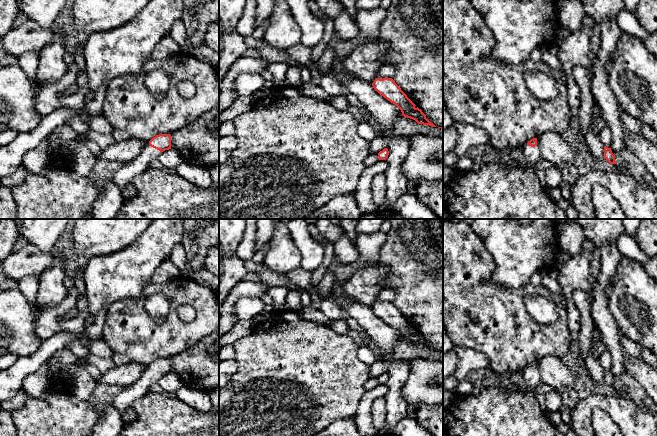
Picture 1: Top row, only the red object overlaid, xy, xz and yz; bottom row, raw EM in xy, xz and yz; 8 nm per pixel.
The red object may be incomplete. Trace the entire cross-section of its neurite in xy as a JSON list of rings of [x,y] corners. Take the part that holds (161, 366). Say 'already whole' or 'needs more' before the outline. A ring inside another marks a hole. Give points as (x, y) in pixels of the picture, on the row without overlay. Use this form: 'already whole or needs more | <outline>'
needs more | [[[159,358],[148,365],[142,372],[139,380],[123,390],[113,399],[115,408],[122,414],[133,403],[150,392],[150,388],[161,376],[171,373],[171,359]]]

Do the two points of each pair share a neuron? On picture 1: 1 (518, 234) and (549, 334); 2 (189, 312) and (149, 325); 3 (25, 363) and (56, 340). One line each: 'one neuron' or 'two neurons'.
1: two neurons
2: two neurons
3: one neuron

